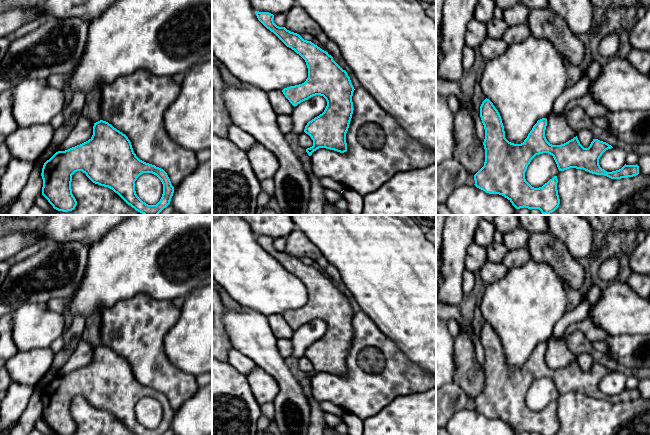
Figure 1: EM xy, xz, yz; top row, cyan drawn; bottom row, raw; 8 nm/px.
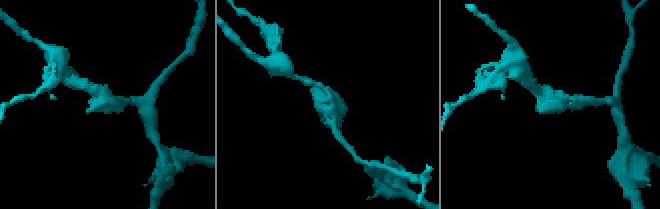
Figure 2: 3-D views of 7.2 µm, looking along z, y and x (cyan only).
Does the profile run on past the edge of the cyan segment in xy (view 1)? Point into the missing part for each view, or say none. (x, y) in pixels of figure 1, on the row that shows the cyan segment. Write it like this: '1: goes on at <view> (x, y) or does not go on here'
1: does not go on here

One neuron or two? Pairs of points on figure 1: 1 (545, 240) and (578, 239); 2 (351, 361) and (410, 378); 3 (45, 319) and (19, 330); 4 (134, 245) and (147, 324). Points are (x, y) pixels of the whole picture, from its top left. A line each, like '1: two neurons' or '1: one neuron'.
1: one neuron
2: one neuron
3: one neuron
4: two neurons

